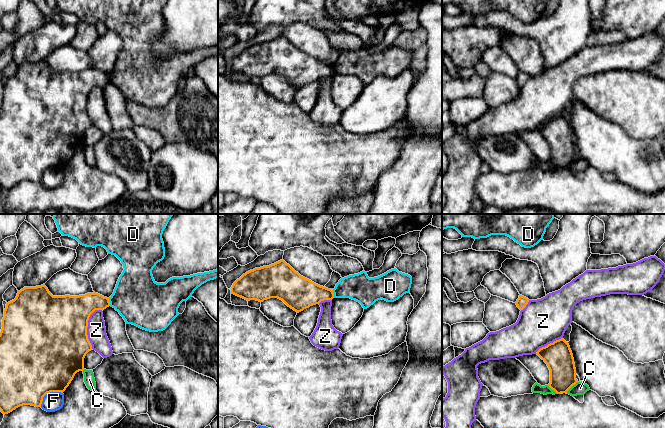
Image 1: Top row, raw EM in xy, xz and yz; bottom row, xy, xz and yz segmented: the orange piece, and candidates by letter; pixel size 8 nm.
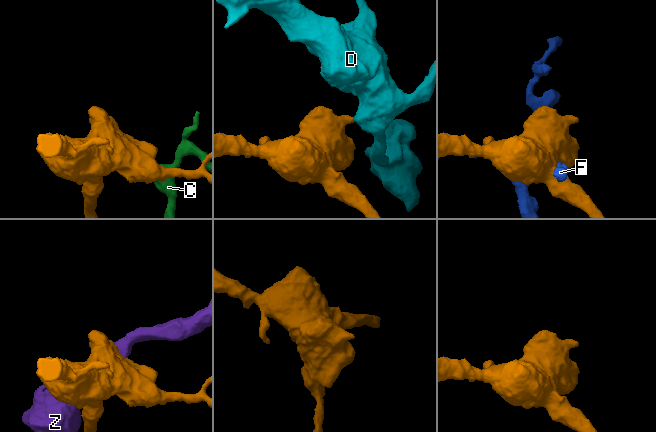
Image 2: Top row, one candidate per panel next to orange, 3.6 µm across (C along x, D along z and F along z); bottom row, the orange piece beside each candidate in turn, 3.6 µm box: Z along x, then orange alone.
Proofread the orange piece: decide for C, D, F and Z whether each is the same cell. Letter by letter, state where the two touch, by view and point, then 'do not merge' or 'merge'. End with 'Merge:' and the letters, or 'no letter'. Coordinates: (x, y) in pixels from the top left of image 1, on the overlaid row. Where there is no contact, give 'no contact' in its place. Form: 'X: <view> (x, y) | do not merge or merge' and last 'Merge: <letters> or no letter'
C: yz (571, 386) | do not merge
D: xy (109, 302) | do not merge
F: xy (48, 392) | do not merge
Z: xy (87, 326) | do not merge
Merge: no letter

